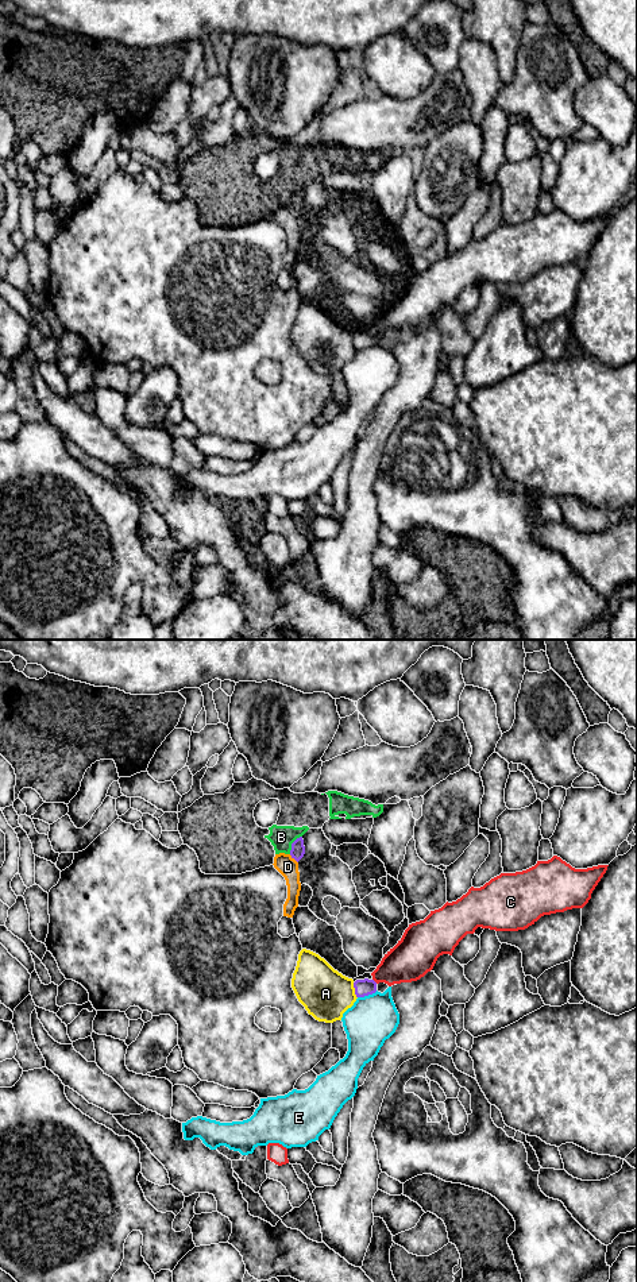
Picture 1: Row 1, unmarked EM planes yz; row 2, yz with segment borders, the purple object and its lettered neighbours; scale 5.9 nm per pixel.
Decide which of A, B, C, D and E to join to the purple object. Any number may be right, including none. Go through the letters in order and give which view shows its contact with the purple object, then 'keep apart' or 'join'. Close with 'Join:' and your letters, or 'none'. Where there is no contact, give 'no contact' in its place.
A: meets purple in yz; keep apart
B: meets purple in yz; keep apart
C: meets purple in yz; keep apart
D: meets purple in yz; keep apart
E: meets purple in yz; keep apart
Join: none

